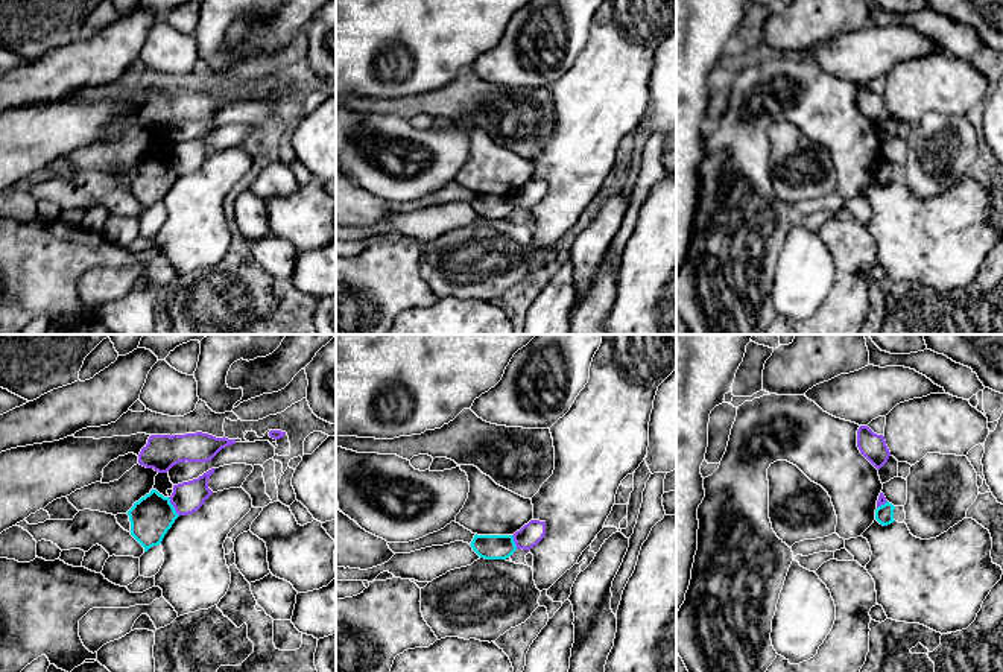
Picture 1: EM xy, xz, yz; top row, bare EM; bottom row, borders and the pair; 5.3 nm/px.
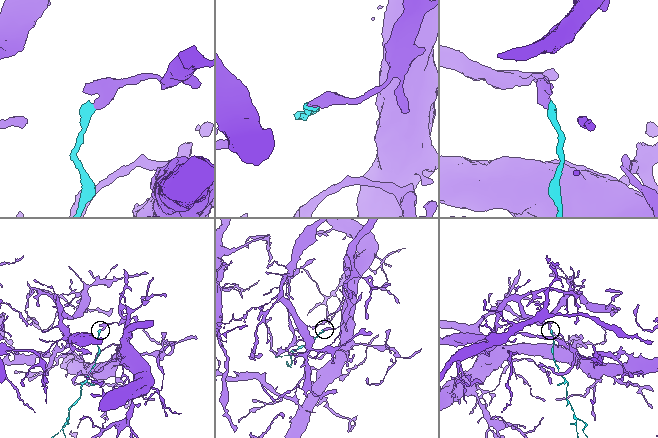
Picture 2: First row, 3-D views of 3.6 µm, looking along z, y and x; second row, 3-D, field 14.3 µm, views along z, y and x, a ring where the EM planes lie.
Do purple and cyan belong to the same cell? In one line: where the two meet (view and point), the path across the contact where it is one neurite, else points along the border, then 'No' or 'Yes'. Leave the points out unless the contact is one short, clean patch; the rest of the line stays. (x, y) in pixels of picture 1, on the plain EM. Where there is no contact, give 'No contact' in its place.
Touches purple at xy (174, 166). Boundary: xy (167, 157), (178, 175). No

